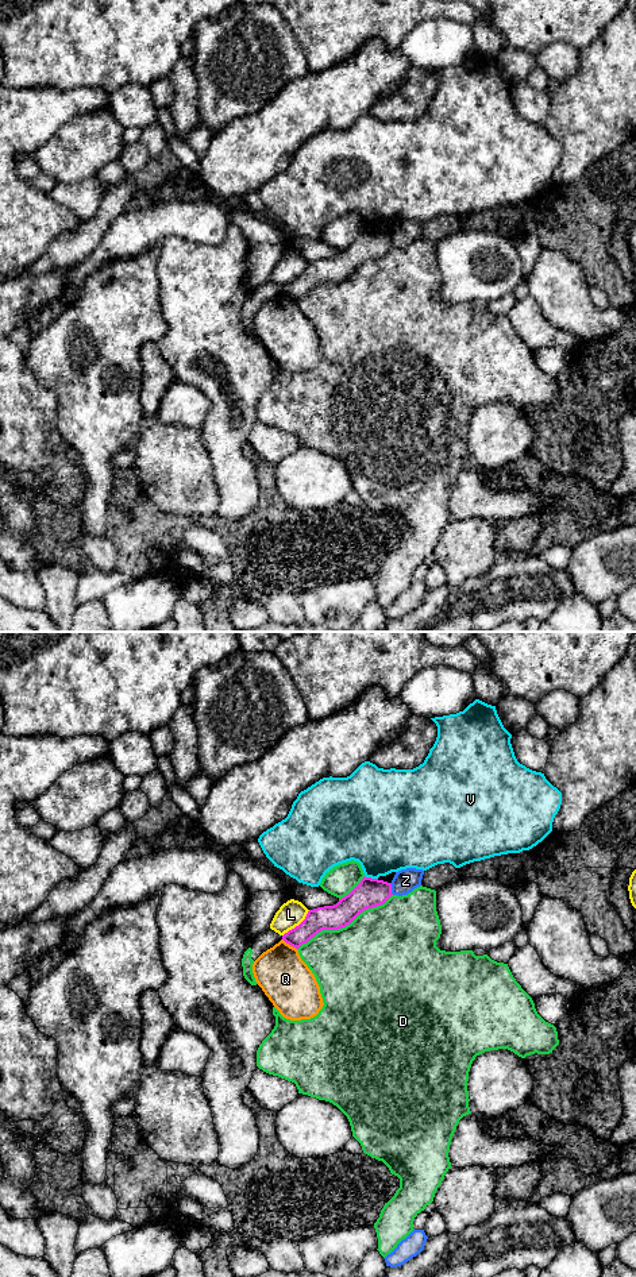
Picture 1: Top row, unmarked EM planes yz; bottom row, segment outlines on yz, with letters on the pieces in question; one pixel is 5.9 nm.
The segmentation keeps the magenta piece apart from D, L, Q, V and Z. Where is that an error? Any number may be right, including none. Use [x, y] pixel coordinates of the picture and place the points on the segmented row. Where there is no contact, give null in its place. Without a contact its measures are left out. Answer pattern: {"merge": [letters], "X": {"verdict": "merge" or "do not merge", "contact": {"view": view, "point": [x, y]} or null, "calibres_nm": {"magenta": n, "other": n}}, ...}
{"merge": [], "D": {"verdict": "do not merge", "contact": {"view": "yz", "point": [345, 926]}, "calibres_nm": {"magenta": 170, "other": 500}}, "L": {"verdict": "do not merge", "contact": {"view": "yz", "point": [299, 925]}, "calibres_nm": {"magenta": 150, "other": 160}}, "Q": {"verdict": "do not merge", "contact": {"view": "yz", "point": [289, 944]}, "calibres_nm": {"magenta": 140, "other": 300}}, "V": {"verdict": "do not merge", "contact": {"view": "yz", "point": [370, 878]}, "calibres_nm": {"magenta": 180, "other": 420}}, "Z": {"verdict": "do not merge", "contact": {"view": "yz", "point": [390, 888]}, "calibres_nm": {"magenta": 180, "other": 140}}}

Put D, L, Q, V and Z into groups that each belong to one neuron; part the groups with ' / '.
D / L Z / Q / V

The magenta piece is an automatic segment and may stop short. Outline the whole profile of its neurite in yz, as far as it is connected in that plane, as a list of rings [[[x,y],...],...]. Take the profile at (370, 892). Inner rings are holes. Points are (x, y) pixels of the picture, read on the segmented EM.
[[[363,877],[361,883],[334,906],[309,910],[305,919],[282,935],[290,946],[298,949],[321,930],[339,930],[350,925],[361,913],[383,904],[392,896],[392,884]]]

